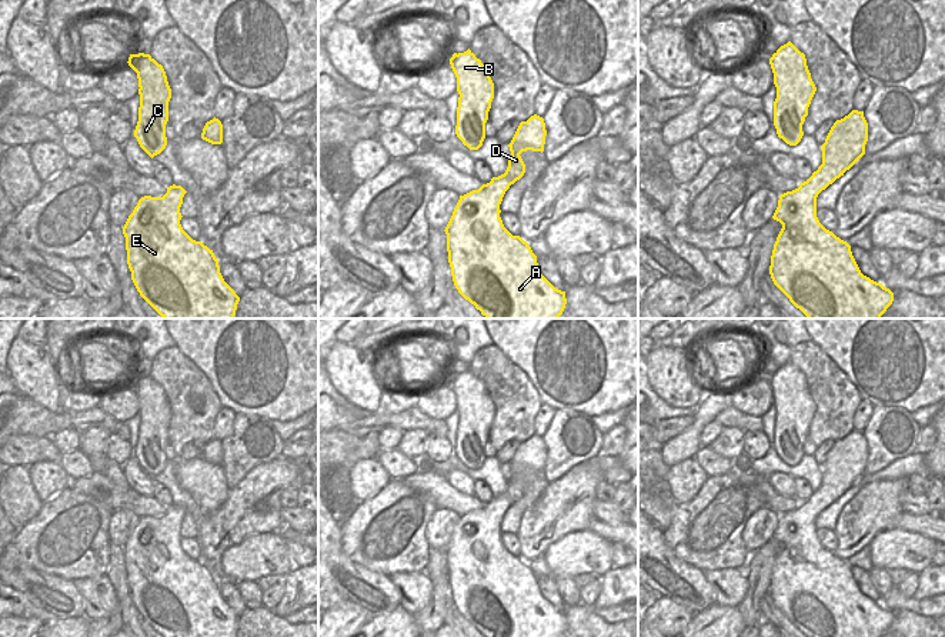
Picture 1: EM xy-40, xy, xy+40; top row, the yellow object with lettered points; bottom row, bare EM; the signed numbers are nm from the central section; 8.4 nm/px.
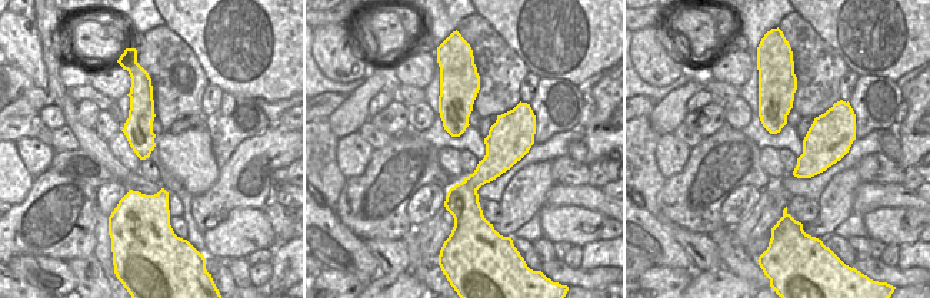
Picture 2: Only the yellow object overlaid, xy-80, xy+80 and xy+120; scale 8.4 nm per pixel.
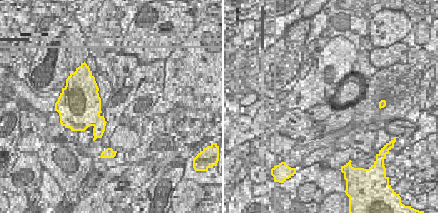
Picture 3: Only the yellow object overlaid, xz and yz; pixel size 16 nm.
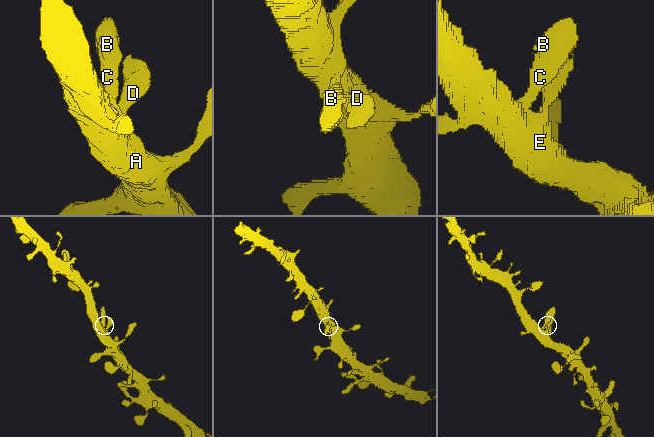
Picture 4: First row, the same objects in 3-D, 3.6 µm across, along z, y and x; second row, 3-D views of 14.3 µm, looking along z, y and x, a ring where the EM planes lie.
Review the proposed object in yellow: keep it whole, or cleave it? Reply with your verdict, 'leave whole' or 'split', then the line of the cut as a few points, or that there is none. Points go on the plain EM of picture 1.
leave whole; no cut

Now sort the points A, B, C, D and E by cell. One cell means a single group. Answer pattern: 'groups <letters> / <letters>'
groups A B C D E

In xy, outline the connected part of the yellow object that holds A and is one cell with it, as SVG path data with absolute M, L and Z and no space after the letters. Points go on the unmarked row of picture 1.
M534 434L521 441L511 463L511 478L504 494L472 510L460 520L445 547L448 583L458 613L485 637L560 637L565 628L565 611L555 608L541 593L537 576L527 561L512 556L502 544L500 524L505 511L525 493L521 473L544 471L544 438Z

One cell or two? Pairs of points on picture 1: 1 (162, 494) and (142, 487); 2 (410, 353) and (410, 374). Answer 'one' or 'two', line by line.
1: two
2: one

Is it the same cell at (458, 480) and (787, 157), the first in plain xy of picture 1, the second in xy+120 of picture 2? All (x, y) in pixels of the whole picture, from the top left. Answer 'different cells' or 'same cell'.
different cells

